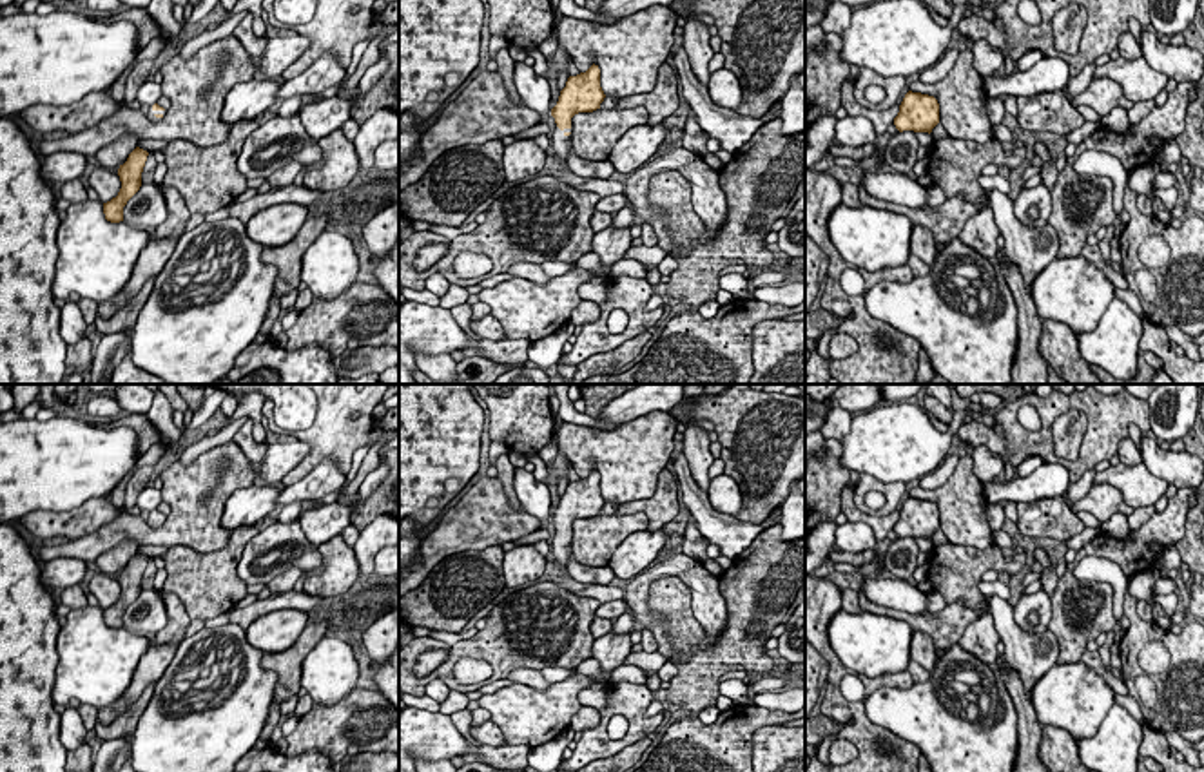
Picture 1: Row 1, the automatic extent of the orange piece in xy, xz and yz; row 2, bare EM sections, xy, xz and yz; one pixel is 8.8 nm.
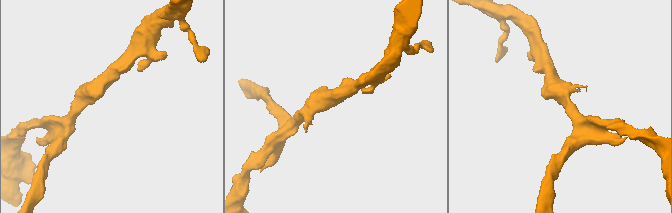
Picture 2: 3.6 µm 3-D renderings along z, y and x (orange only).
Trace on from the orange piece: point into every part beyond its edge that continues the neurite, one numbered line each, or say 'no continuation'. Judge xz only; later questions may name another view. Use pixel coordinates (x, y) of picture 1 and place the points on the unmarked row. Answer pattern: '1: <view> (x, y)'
1: xz (561, 550)

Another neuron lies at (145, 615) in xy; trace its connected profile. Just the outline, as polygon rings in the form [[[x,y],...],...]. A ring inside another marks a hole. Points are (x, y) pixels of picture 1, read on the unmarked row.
[[[141,589],[123,613],[123,629],[134,634],[156,634],[167,625],[167,611],[158,589]]]

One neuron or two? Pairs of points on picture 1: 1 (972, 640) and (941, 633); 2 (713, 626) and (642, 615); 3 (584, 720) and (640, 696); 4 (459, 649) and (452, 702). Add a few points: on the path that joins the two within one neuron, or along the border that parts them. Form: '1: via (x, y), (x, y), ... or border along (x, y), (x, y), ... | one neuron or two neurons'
1: border along (989, 609), (965, 629), (958, 642) | two neurons
2: via (706, 595), (682, 569), (657, 571), (642, 584) | one neuron
3: border along (599, 711), (599, 722), (582, 733) | two neurons
4: border along (450, 689), (465, 694) | two neurons

